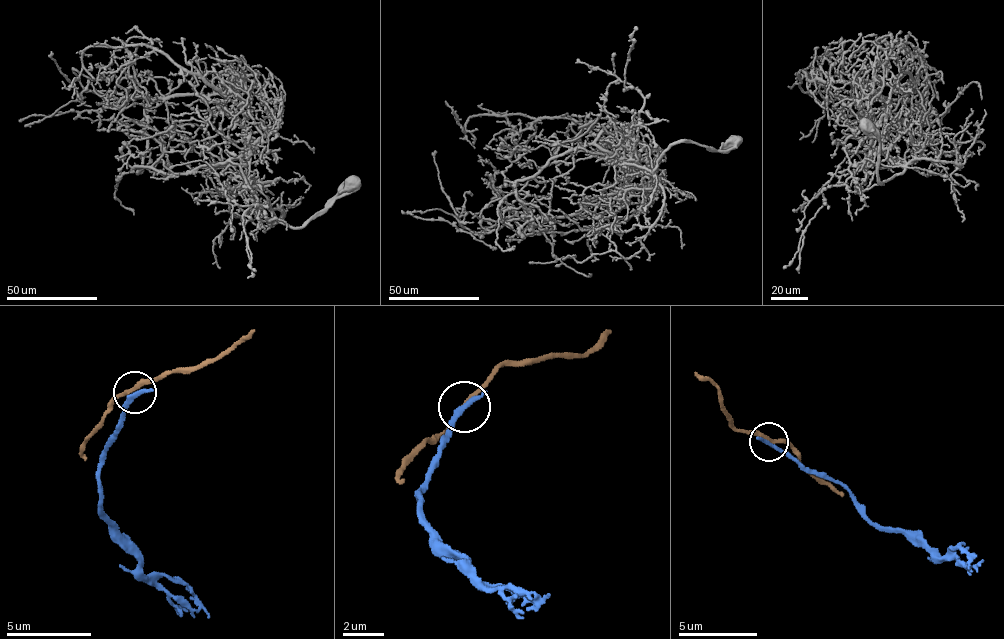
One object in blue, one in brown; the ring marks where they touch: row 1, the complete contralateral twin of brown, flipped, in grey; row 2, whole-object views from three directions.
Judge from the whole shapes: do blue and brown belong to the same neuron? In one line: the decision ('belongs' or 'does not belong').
does not belong

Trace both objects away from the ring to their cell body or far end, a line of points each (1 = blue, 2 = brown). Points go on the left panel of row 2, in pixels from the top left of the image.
1: (136, 394), (98, 464), (99, 507), (163, 593), (184, 597), (210, 617)
2: (136, 389), (224, 353), (254, 328)

